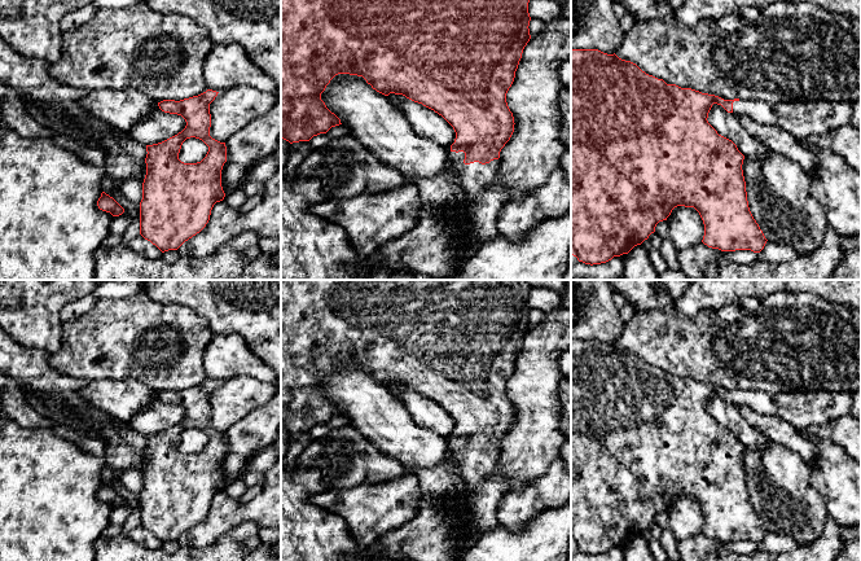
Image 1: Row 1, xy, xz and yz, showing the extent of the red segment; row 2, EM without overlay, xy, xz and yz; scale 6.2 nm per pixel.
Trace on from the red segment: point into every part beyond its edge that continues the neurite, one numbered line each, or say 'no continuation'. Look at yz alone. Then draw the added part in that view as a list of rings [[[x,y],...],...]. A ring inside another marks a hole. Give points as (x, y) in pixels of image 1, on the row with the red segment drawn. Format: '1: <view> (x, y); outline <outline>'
1: yz (815, 117); outline [[[739,100],[733,102],[733,114],[747,115],[765,126],[781,127],[800,140],[849,124],[852,106],[851,101],[808,100],[769,105]]]

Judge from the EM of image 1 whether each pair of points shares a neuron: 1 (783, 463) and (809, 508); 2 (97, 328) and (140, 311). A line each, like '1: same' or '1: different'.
1: same
2: same

